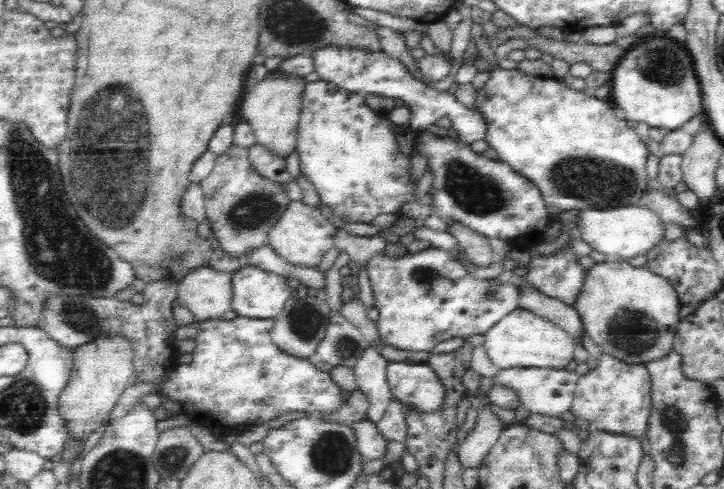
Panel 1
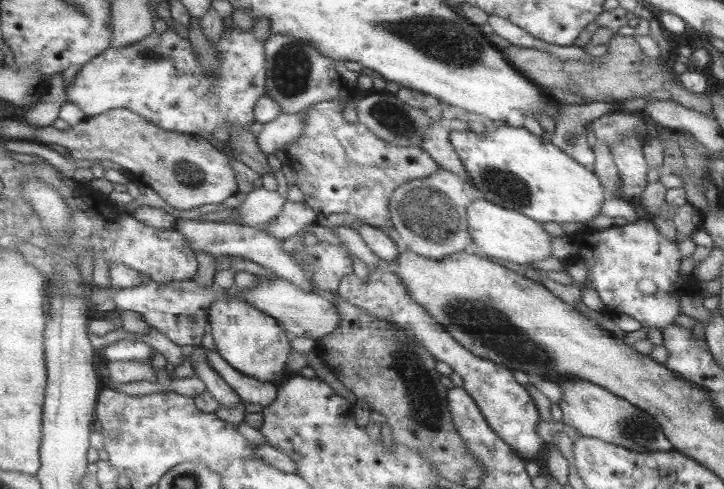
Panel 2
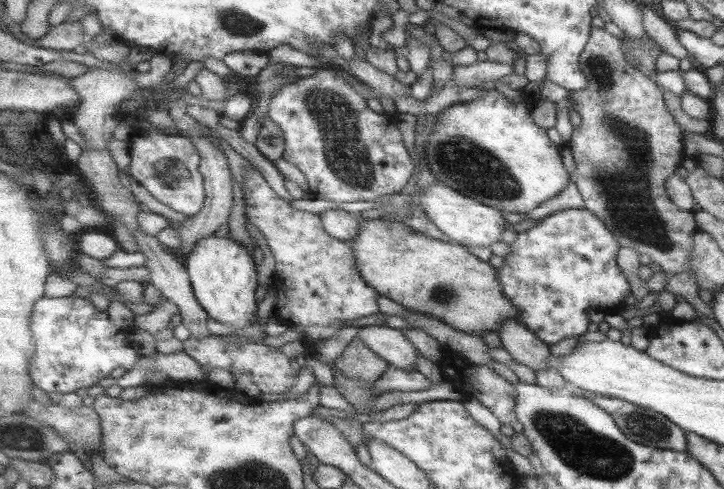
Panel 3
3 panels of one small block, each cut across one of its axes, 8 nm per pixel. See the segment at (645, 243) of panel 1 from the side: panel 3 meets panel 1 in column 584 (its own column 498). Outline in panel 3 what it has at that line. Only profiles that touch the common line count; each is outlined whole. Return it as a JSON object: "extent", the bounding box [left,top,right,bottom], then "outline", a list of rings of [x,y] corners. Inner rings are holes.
{"extent":[422,181,508,247],"outline":[[[440,181],[422,192],[422,205],[425,207],[427,217],[448,236],[449,240],[466,247],[489,247],[489,244],[502,240],[502,232],[508,227],[499,209],[465,196]]]}

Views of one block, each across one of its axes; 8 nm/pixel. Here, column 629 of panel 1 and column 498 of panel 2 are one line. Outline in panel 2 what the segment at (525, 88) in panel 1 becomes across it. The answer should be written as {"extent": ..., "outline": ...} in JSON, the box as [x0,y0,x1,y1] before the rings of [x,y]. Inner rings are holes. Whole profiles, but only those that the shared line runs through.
{"extent":[451,123,606,223],"outline":[[[497,123],[494,132],[483,133],[482,136],[470,131],[452,132],[451,141],[463,160],[471,180],[477,186],[474,191],[482,196],[483,200],[523,213],[540,223],[585,223],[601,214],[601,204],[606,198],[606,192],[595,173],[575,162],[557,146],[543,142],[539,136],[530,134],[525,128],[513,128],[505,123]]]}

